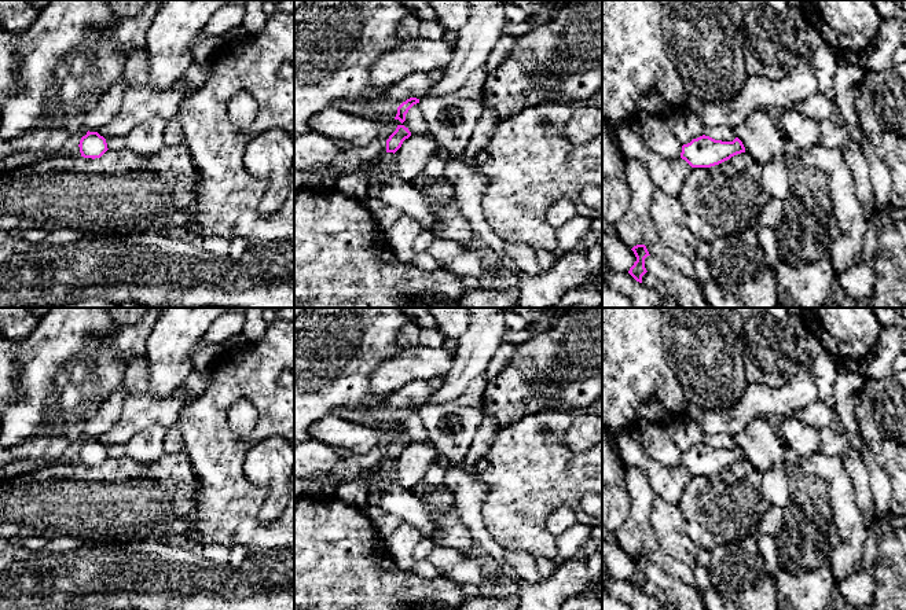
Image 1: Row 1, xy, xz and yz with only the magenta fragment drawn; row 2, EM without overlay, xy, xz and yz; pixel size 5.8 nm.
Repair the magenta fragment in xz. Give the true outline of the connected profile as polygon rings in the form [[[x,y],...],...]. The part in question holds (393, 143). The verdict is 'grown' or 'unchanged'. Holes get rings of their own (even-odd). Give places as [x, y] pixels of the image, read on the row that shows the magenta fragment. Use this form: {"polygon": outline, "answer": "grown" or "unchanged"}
{"polygon": [[[397,125],[396,131],[386,140],[386,152],[396,152],[403,142],[411,136],[411,132],[404,125]]], "answer": "unchanged"}

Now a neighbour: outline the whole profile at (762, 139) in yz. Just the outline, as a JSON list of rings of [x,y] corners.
[[[755,111],[734,129],[736,136],[742,142],[745,151],[760,165],[778,161],[786,166],[785,137],[771,122],[767,111]]]

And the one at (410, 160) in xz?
[[[429,133],[411,135],[395,152],[393,173],[411,183],[434,155],[439,142]]]

